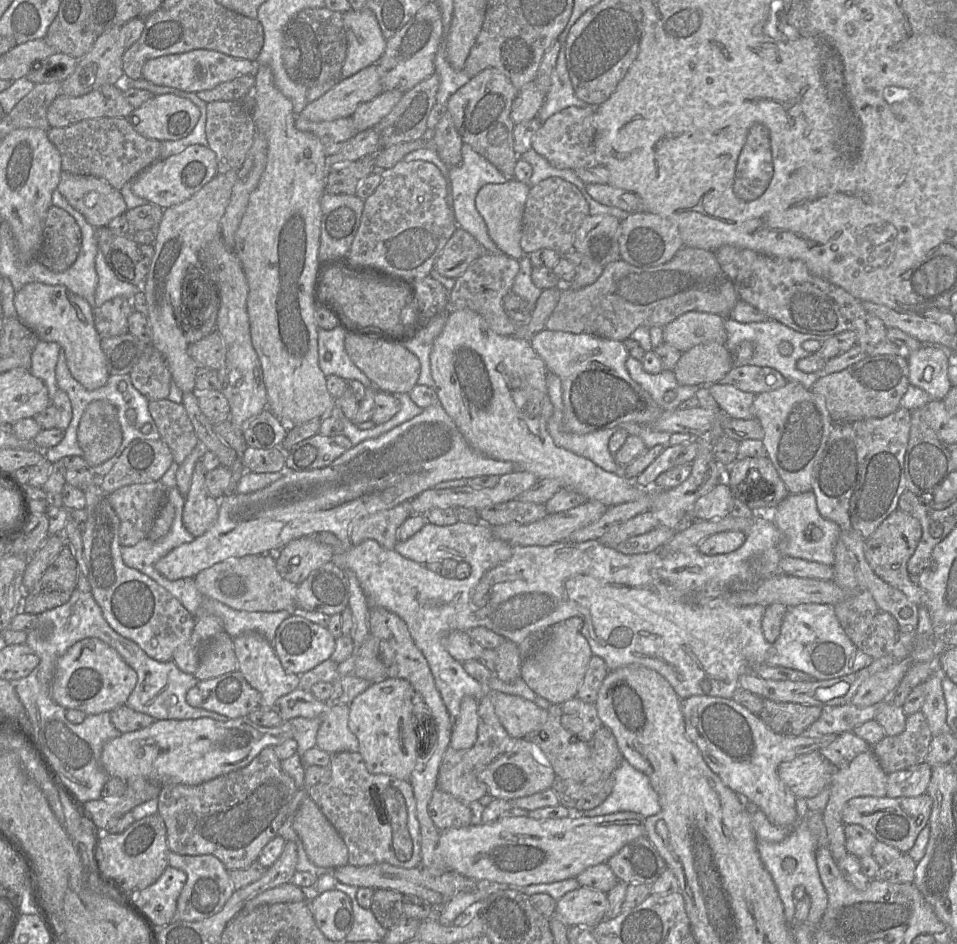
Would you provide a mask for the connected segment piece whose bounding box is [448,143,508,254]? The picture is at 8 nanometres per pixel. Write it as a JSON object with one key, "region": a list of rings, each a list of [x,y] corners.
{"region":[[[463,144],[461,154],[461,163],[448,169],[451,205],[457,225],[475,237],[483,246],[485,253],[497,254],[497,246],[490,238],[485,221],[476,209],[475,199],[482,186],[486,184],[503,184],[508,180],[491,162],[475,152],[469,144]]]}

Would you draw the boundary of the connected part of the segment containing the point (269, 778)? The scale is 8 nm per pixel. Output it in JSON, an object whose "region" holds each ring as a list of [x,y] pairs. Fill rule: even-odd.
{"region":[[[266,747],[247,766],[202,784],[162,786],[157,813],[166,826],[169,850],[180,855],[213,855],[228,871],[247,868],[256,862],[266,844],[278,835],[288,805],[298,790],[294,780],[283,771],[281,763],[274,747]]]}

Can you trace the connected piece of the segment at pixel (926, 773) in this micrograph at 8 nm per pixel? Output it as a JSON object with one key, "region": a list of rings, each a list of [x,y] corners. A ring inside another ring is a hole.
{"region":[[[923,762],[906,769],[887,774],[886,796],[917,797],[927,792],[932,768]]]}

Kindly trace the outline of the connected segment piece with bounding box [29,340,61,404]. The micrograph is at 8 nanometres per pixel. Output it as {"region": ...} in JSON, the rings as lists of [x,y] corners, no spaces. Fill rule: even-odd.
{"region":[[[40,340],[31,356],[29,371],[44,382],[48,389],[51,404],[58,390],[55,369],[60,349],[61,346],[56,342]]]}

